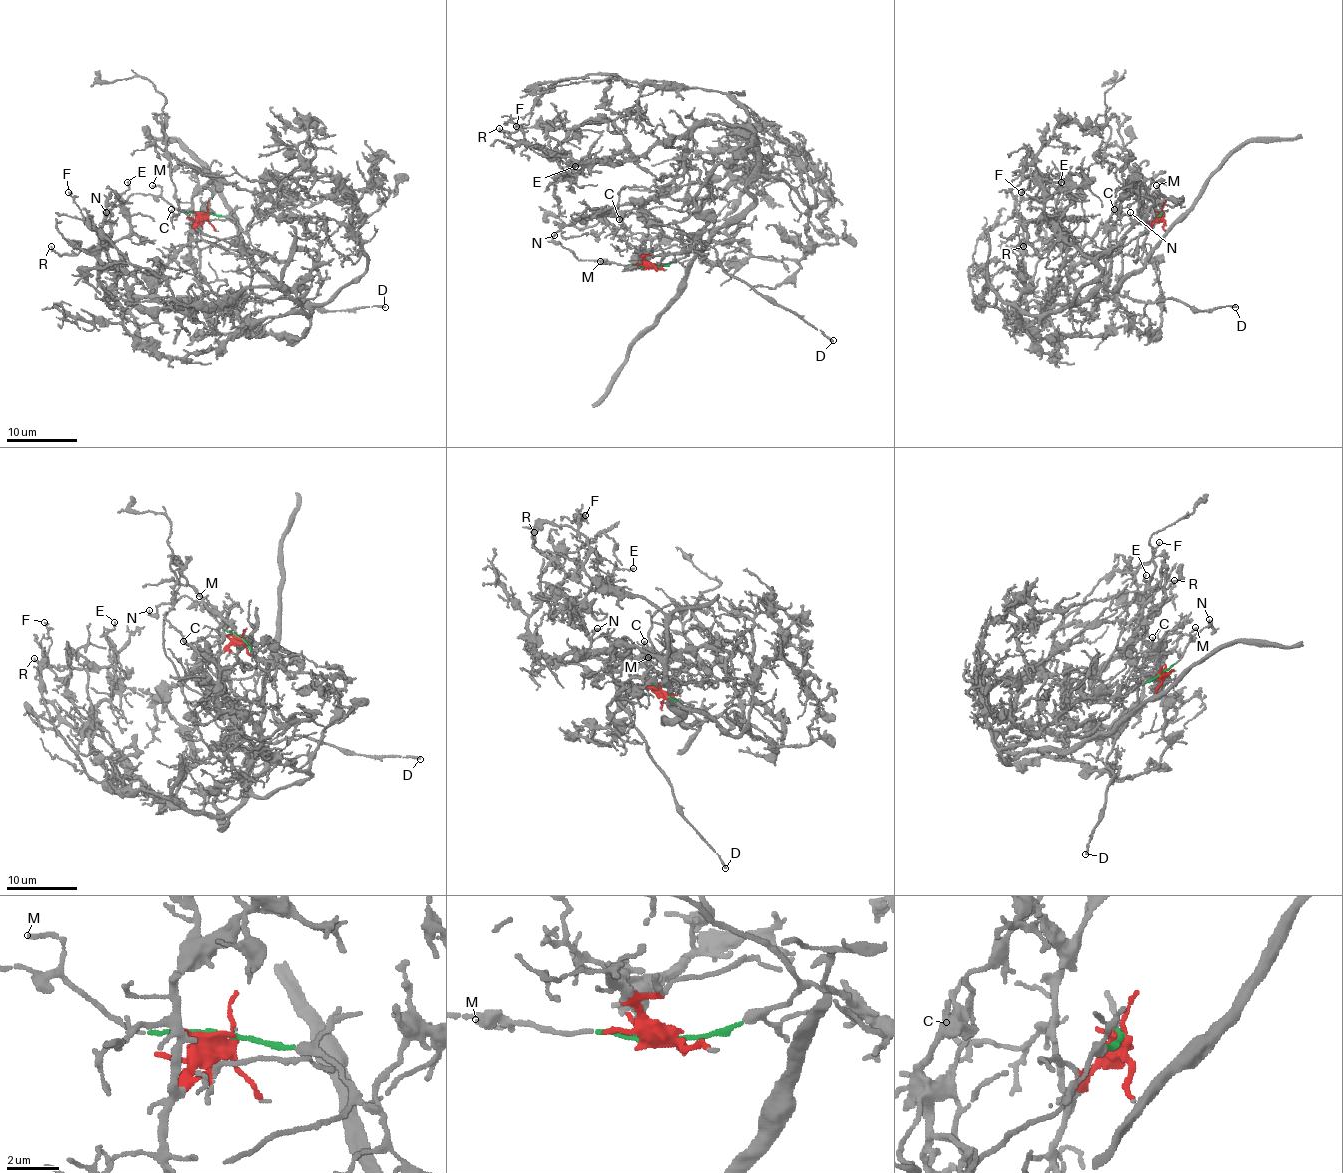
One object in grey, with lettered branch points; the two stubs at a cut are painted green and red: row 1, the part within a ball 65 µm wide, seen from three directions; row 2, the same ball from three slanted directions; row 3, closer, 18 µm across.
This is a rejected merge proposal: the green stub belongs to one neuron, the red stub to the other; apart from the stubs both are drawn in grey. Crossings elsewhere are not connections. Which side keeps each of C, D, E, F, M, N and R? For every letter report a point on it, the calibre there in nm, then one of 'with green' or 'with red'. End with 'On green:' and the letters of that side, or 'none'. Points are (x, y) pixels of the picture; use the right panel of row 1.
C: at (1114, 209); 170 nm thick; with red
D: at (1235, 307); 240 nm thick; with green
E: at (1061, 182); 160 nm thick; with red
F: at (1021, 192); 190 nm thick; with red
M: at (1156, 185); 160 nm thick; with green
N: at (1130, 212); 120 nm thick; with green
R: at (1023, 246); 200 nm thick; with red
On green: D, M, N

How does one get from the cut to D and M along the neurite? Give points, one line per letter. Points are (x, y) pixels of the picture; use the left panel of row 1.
D: (204, 213), (231, 217), (240, 228), (201, 251), (199, 277), (217, 295), (298, 298), (328, 311), (385, 307)
M: (204, 213), (178, 212), (162, 196), (162, 189), (151, 185)

